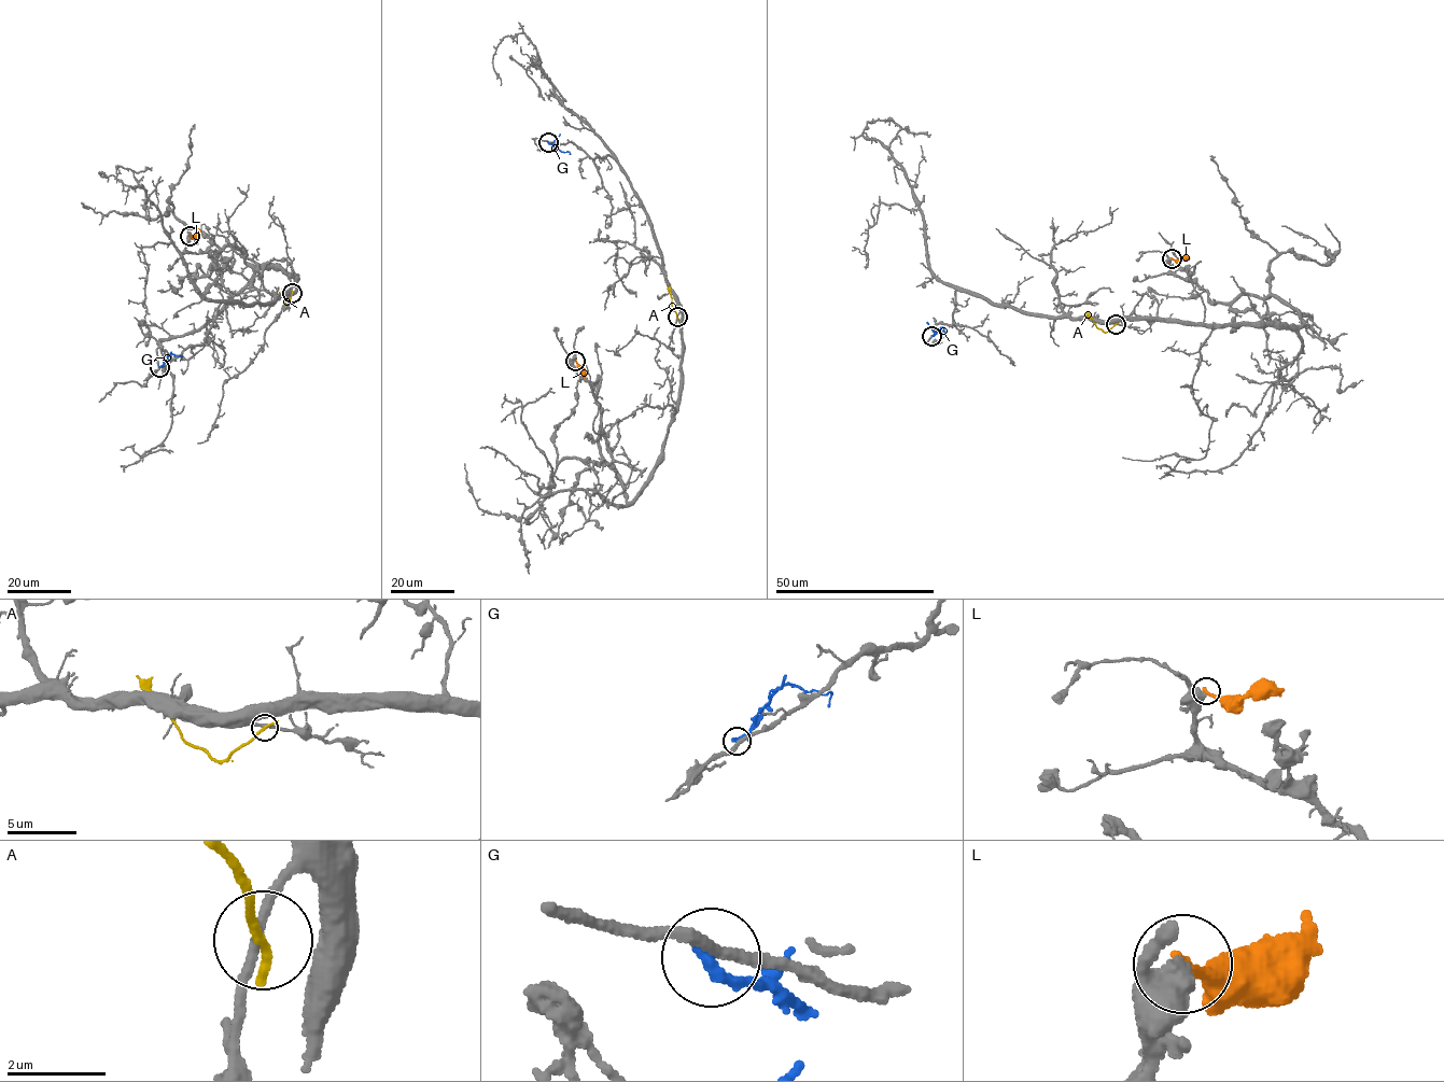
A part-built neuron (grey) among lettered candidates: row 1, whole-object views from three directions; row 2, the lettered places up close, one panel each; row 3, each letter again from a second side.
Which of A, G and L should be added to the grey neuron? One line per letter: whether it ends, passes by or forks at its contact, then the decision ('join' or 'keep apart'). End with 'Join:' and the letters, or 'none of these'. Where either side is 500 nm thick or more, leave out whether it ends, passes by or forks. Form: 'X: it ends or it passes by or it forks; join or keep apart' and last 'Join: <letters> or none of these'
A: it ends; keep apart
G: it ends; keep apart
L: keep apart
Join: none of these

